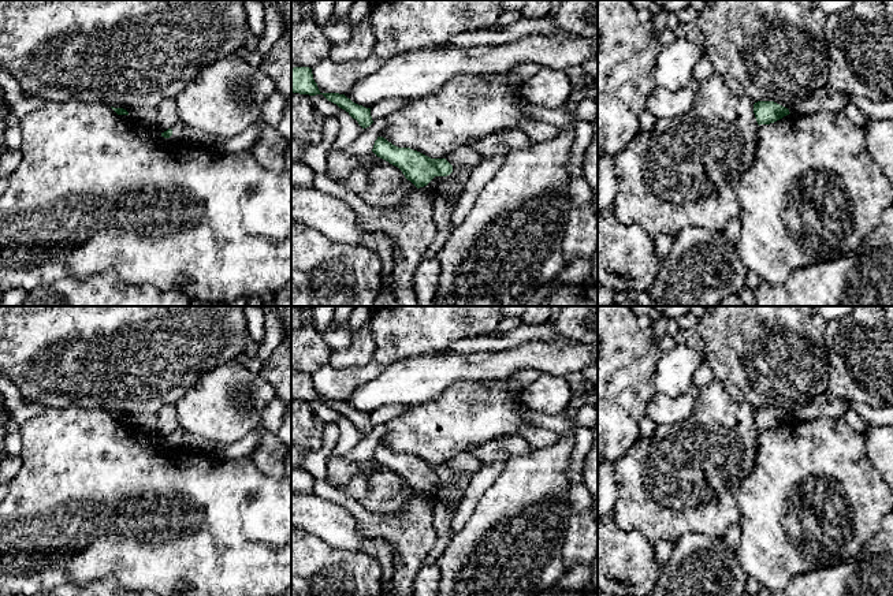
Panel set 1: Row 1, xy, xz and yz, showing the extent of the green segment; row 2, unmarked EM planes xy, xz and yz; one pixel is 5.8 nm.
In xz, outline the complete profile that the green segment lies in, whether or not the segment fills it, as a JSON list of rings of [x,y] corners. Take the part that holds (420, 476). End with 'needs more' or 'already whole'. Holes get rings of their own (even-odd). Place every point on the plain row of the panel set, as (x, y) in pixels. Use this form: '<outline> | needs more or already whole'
[[[377,443],[372,458],[398,473],[417,495],[427,492],[435,483],[453,478],[453,472],[446,465],[431,465],[410,454],[398,454],[383,443]]] | already whole

